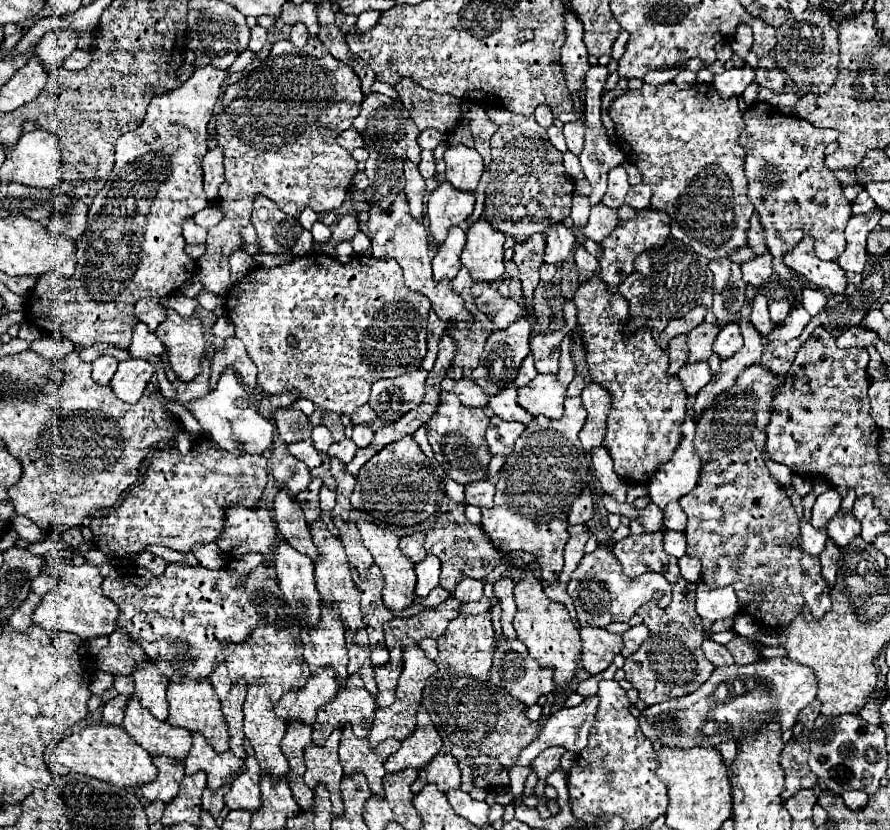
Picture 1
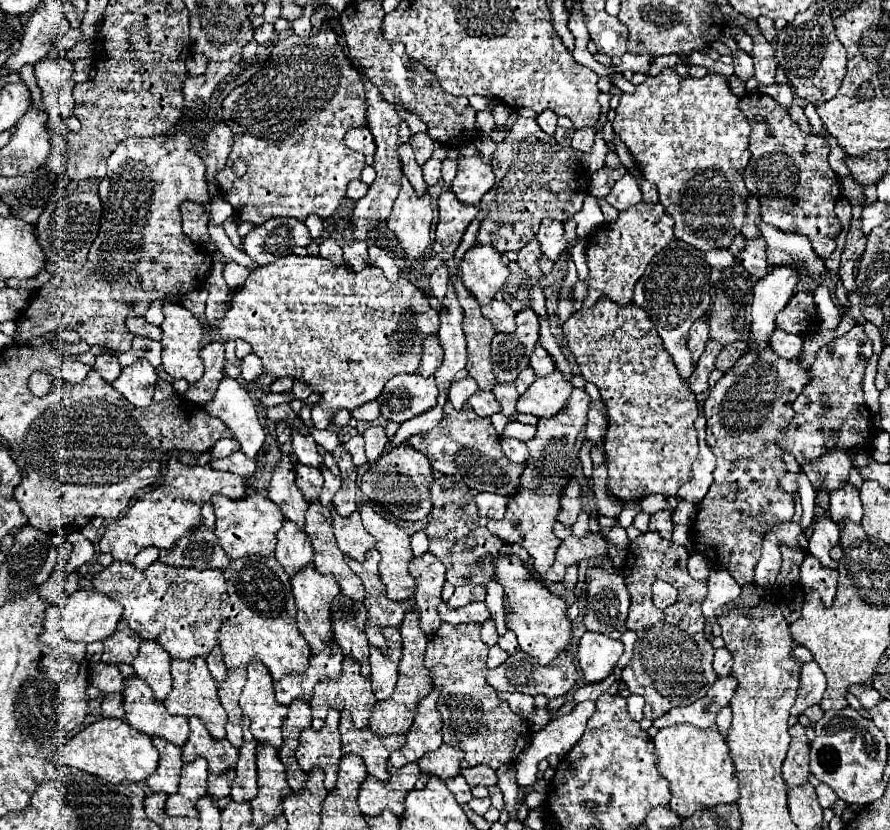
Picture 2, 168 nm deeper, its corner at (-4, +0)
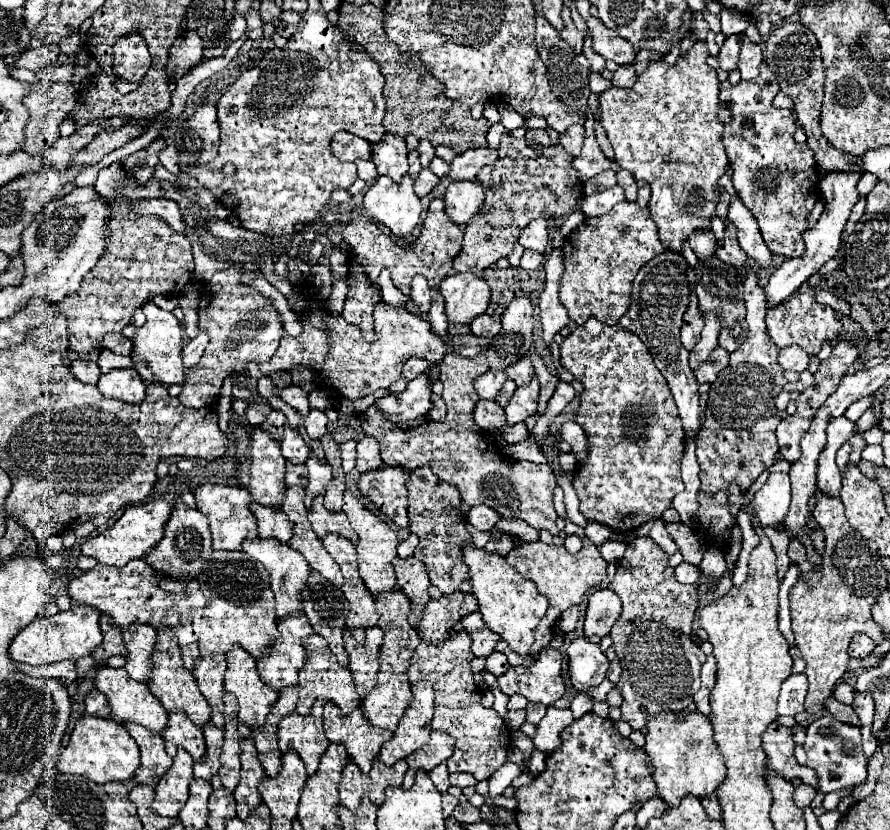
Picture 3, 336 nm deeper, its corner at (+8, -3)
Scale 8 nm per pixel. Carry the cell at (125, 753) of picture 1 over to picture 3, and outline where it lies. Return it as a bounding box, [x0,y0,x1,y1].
[58,716,140,784]

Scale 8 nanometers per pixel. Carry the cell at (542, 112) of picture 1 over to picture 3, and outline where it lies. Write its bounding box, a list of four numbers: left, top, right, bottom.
[526,128,550,146]

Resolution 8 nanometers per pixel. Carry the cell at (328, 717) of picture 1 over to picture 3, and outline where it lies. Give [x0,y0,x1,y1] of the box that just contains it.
[296,634,362,716]

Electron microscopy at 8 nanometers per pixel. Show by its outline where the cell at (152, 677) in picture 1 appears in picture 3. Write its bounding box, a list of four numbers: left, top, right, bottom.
[124,624,156,682]

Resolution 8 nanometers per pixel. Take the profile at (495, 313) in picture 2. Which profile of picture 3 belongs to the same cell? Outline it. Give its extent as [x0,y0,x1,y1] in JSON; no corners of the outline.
[470,314,502,338]

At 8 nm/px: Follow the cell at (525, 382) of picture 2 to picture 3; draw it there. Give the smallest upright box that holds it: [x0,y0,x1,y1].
[496,380,516,406]

